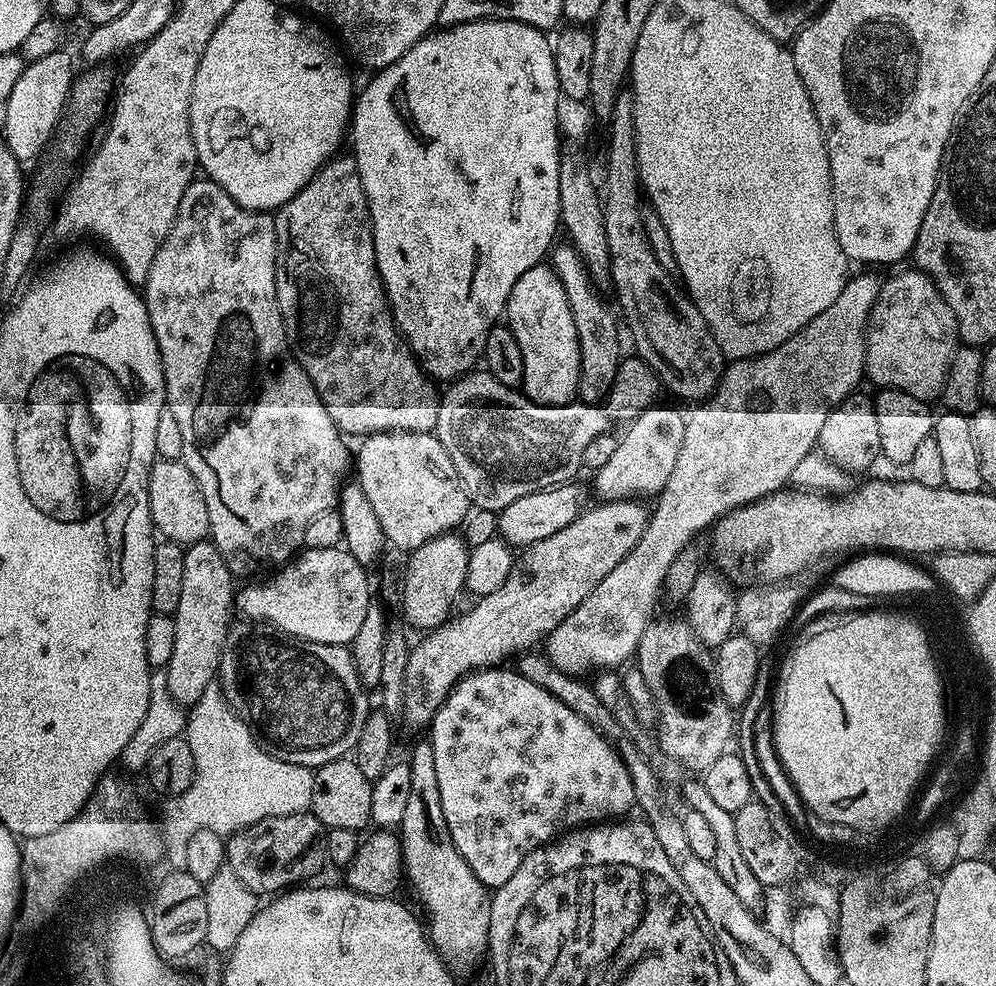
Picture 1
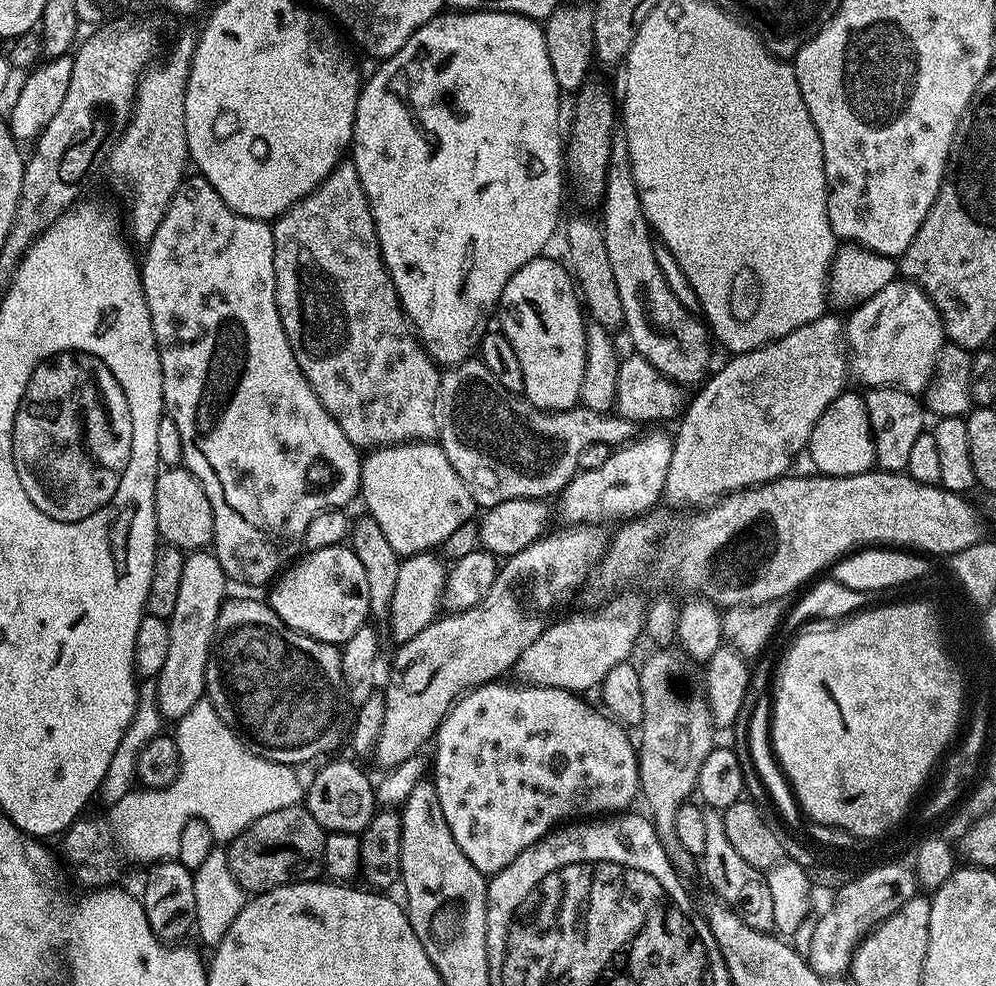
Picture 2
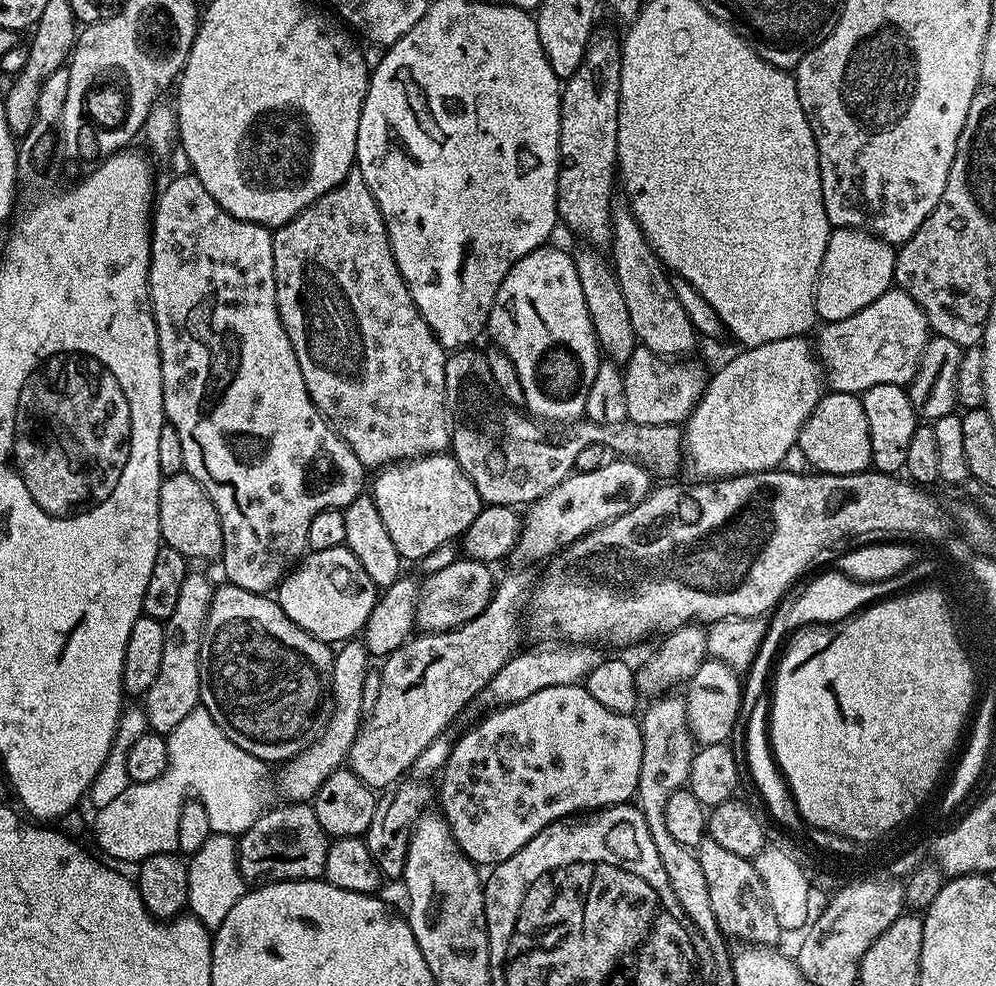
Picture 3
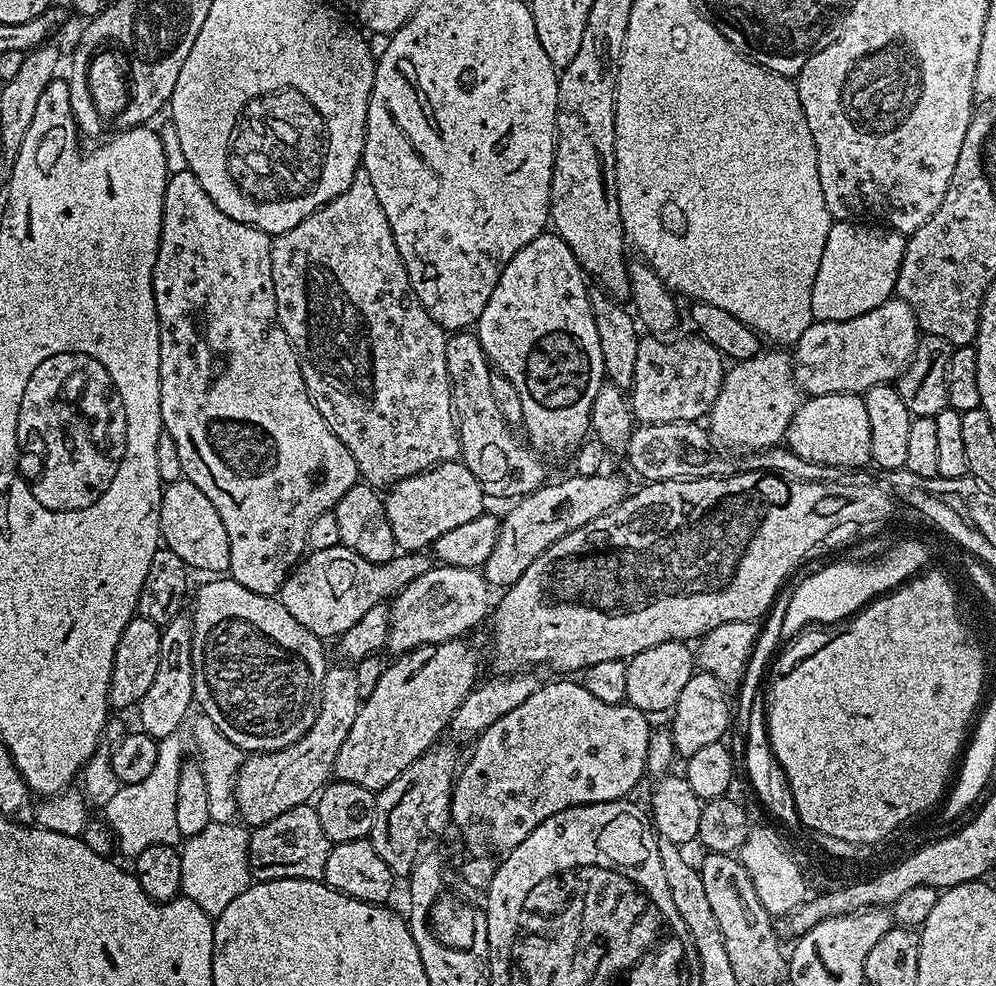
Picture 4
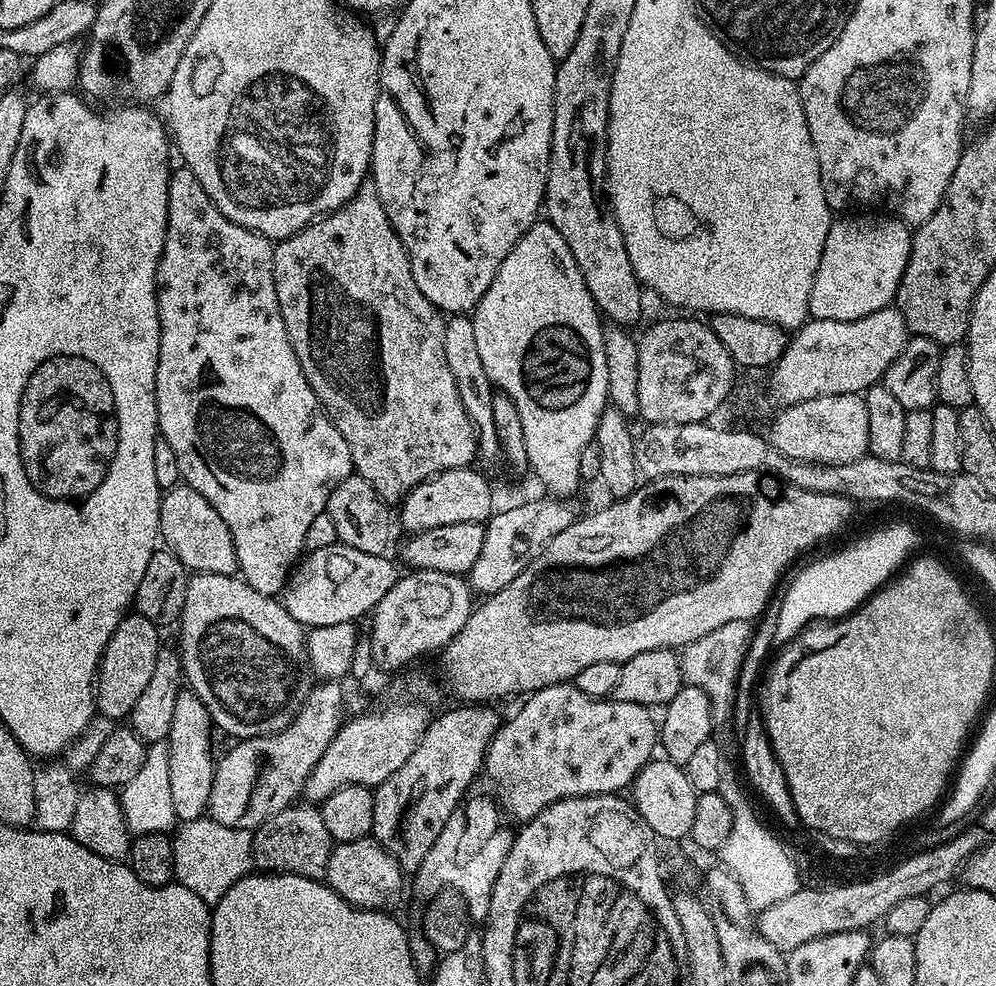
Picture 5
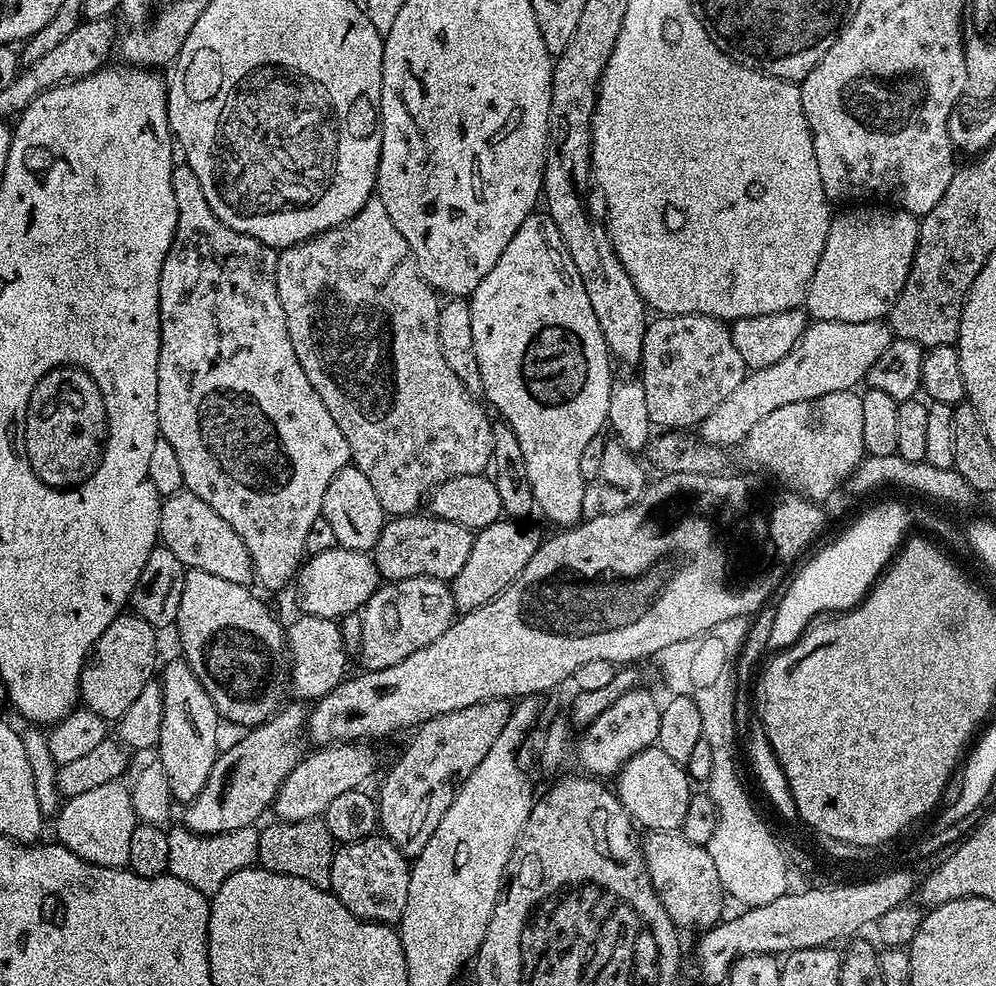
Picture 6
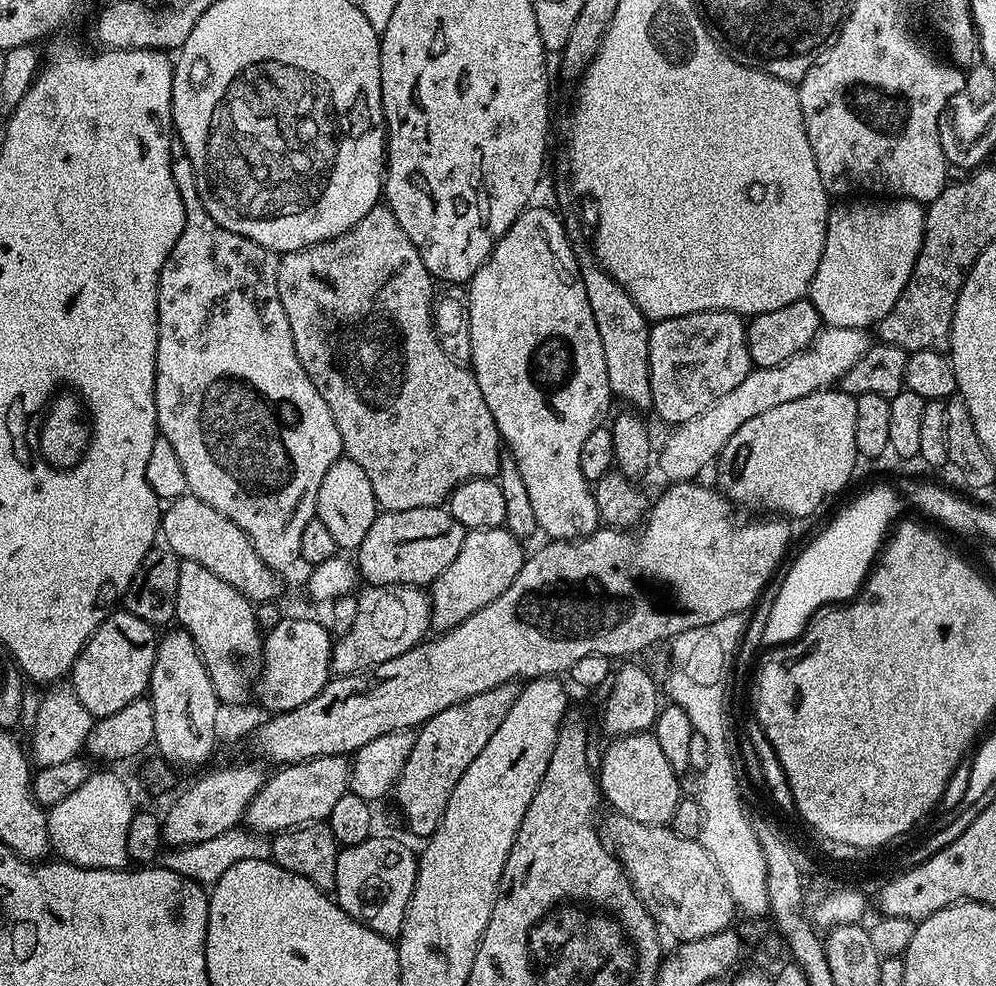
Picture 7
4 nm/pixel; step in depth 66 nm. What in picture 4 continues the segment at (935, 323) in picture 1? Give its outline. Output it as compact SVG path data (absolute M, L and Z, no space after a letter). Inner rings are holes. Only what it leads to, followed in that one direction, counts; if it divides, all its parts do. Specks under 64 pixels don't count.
M893 298L849 320L816 320L794 345L796 382L809 397L850 392L863 394L875 384L895 381L912 360L918 329L914 310Z

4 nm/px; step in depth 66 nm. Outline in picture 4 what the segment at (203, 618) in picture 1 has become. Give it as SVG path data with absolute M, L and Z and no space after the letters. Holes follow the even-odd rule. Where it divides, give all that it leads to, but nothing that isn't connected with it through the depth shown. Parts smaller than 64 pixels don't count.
M181 614L163 625L160 633L160 657L158 674L154 674L154 683L140 699L139 731L150 734L158 742L168 735L181 731L180 723L189 719L188 711L194 708L194 658L192 657L192 617Z

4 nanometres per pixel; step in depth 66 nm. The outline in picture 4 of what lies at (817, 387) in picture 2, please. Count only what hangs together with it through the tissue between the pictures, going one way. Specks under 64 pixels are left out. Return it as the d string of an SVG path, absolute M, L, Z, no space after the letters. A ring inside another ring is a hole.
M761 350L754 358L737 360L725 371L722 390L718 390L718 398L712 411L708 413L707 423L712 423L710 432L717 441L729 444L732 448L745 448L748 454L755 454L777 447L787 437L788 427L802 403L802 389L796 382L794 360L787 351L768 352Z

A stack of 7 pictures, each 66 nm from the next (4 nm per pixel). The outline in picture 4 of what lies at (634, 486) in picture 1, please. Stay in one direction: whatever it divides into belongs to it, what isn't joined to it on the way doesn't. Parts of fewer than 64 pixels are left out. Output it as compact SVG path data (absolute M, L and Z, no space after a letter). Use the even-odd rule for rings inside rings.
M569 475L569 480L561 484L545 482L528 496L517 499L508 513L503 513L500 521L500 533L490 558L486 558L482 569L485 580L493 589L503 590L516 584L518 578L538 554L542 554L558 538L586 526L594 518L616 508L630 495L630 487L620 476L577 476Z

